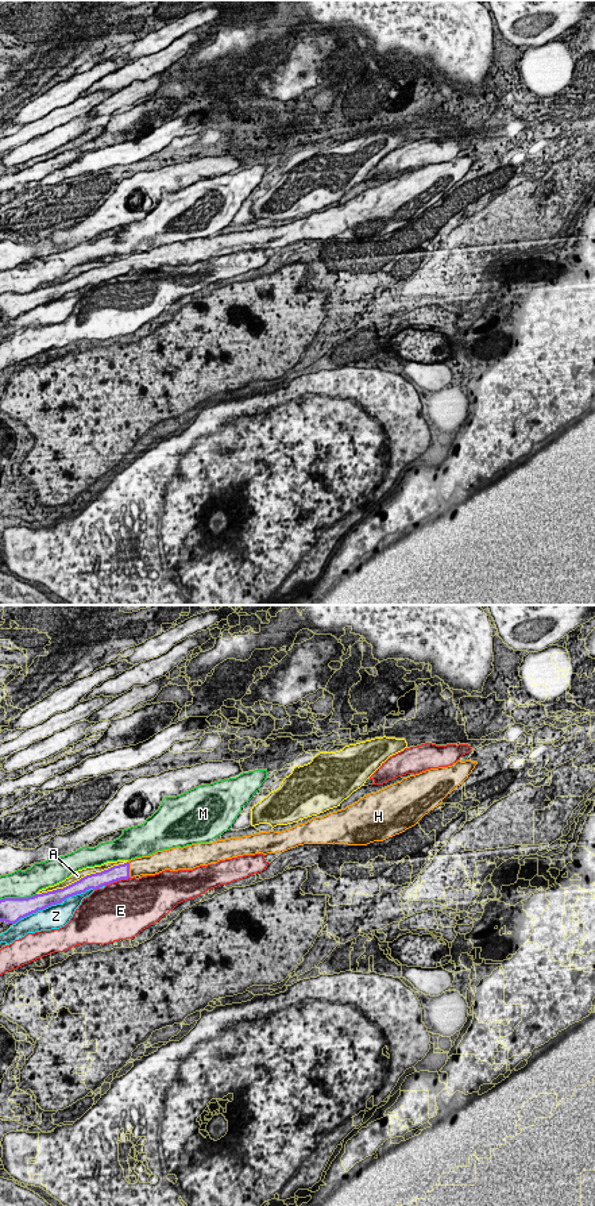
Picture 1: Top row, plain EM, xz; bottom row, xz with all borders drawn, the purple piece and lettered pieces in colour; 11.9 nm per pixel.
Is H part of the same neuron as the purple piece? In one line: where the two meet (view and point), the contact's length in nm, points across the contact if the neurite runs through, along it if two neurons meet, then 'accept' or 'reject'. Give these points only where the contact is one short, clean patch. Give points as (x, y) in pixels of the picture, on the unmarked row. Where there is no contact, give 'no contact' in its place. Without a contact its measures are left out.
meets purple in xz at (128, 265); contact 200 nm long; runs through xz (122, 266), (128, 265), (146, 259); accept

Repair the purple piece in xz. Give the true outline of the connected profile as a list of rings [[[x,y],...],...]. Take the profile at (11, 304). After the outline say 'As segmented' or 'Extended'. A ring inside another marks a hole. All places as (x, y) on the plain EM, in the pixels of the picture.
[[[457,155],[448,162],[410,170],[376,188],[364,190],[345,204],[312,213],[282,227],[260,227],[215,238],[163,244],[86,270],[63,284],[27,293],[4,293],[0,294],[0,316],[16,319],[20,313],[61,298],[89,284],[97,285],[121,274],[155,270],[165,265],[193,265],[243,250],[282,248],[304,239],[367,240],[383,236],[418,219],[425,209],[437,203],[468,173],[476,159],[478,157]]]. Extended

